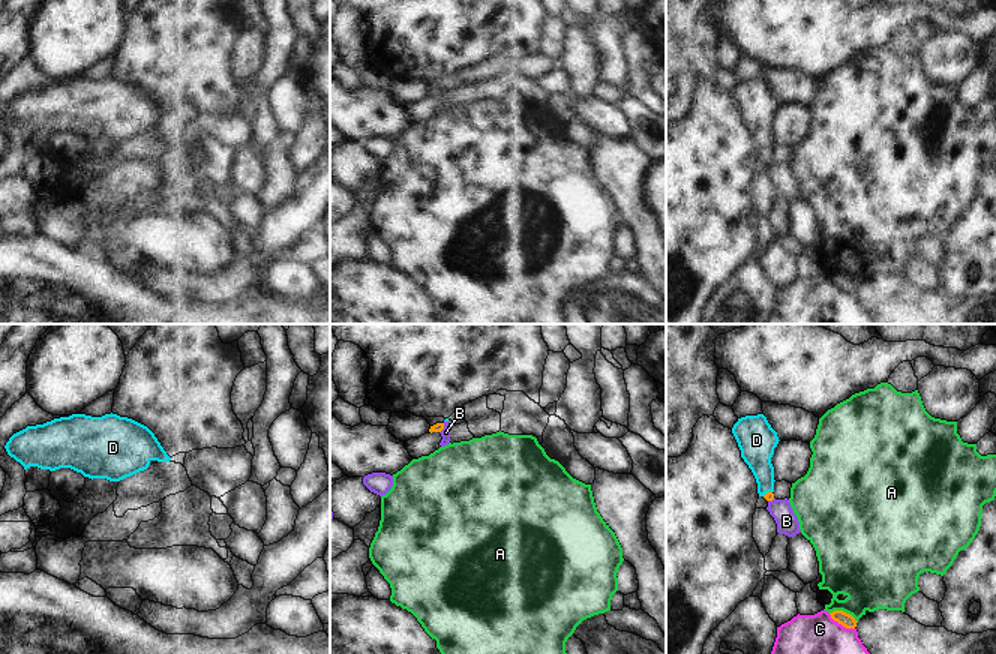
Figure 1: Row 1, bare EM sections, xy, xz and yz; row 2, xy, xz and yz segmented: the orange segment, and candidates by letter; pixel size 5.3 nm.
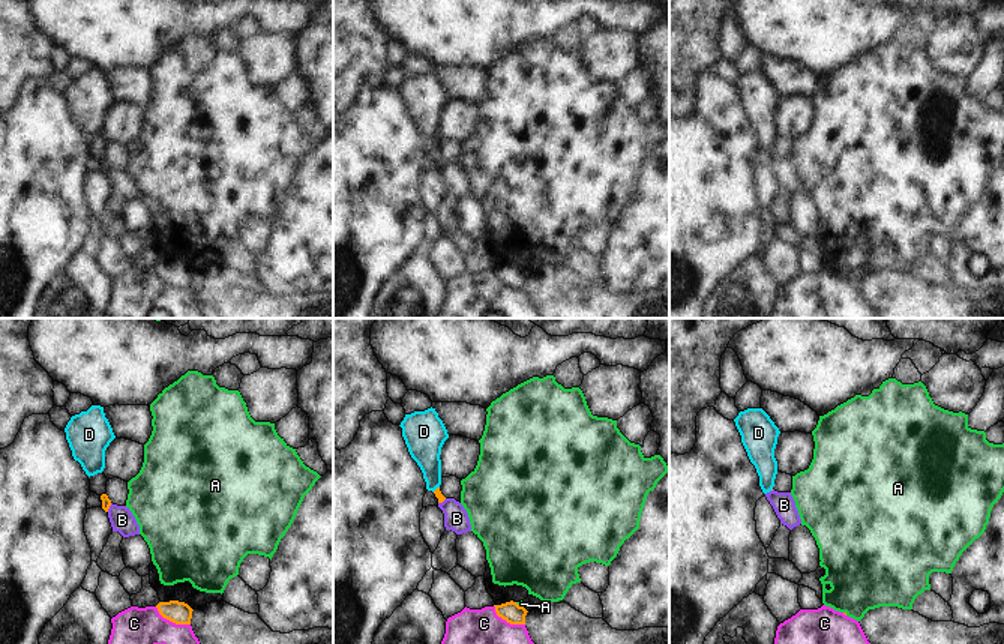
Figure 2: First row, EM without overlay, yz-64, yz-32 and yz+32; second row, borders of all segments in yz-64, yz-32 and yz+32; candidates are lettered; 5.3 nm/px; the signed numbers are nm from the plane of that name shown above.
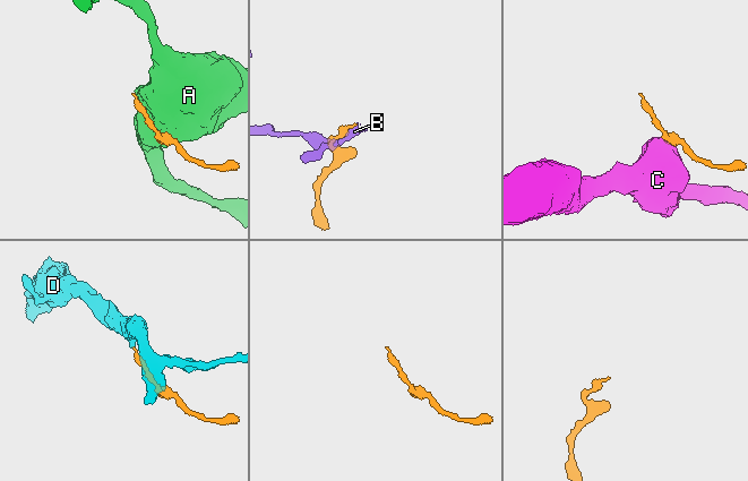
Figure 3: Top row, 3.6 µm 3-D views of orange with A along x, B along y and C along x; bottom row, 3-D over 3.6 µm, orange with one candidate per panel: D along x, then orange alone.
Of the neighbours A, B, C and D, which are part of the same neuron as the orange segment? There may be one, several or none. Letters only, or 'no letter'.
D

